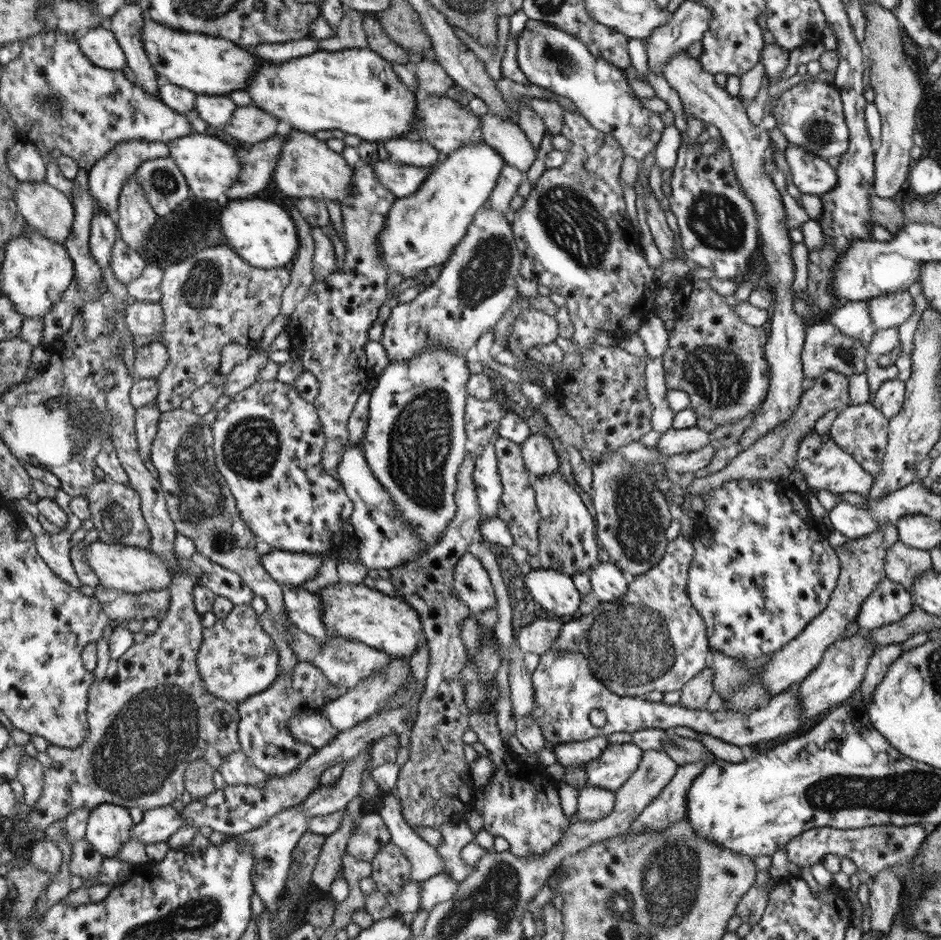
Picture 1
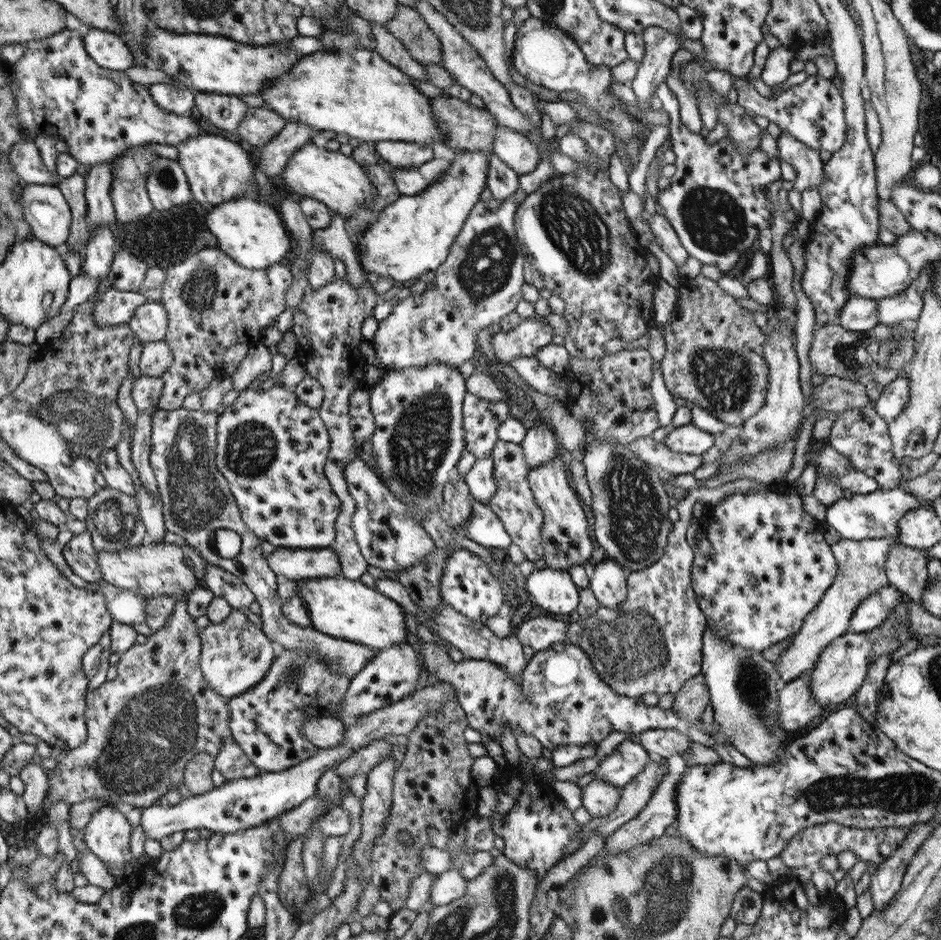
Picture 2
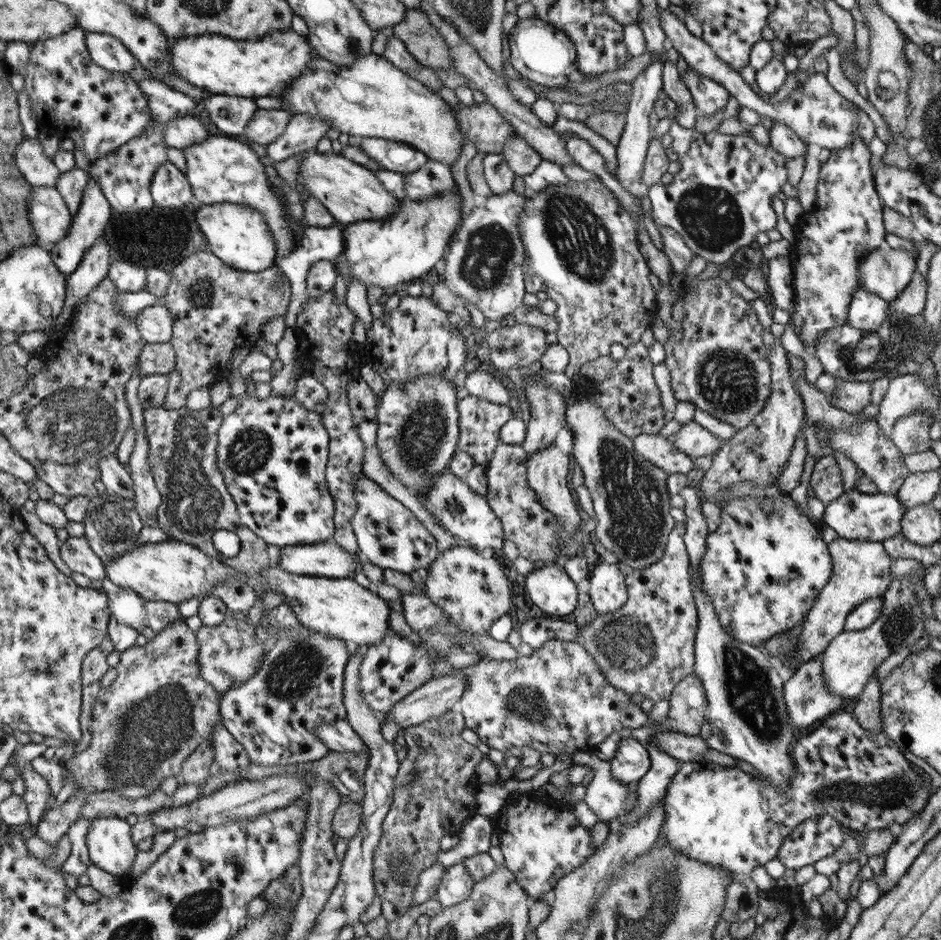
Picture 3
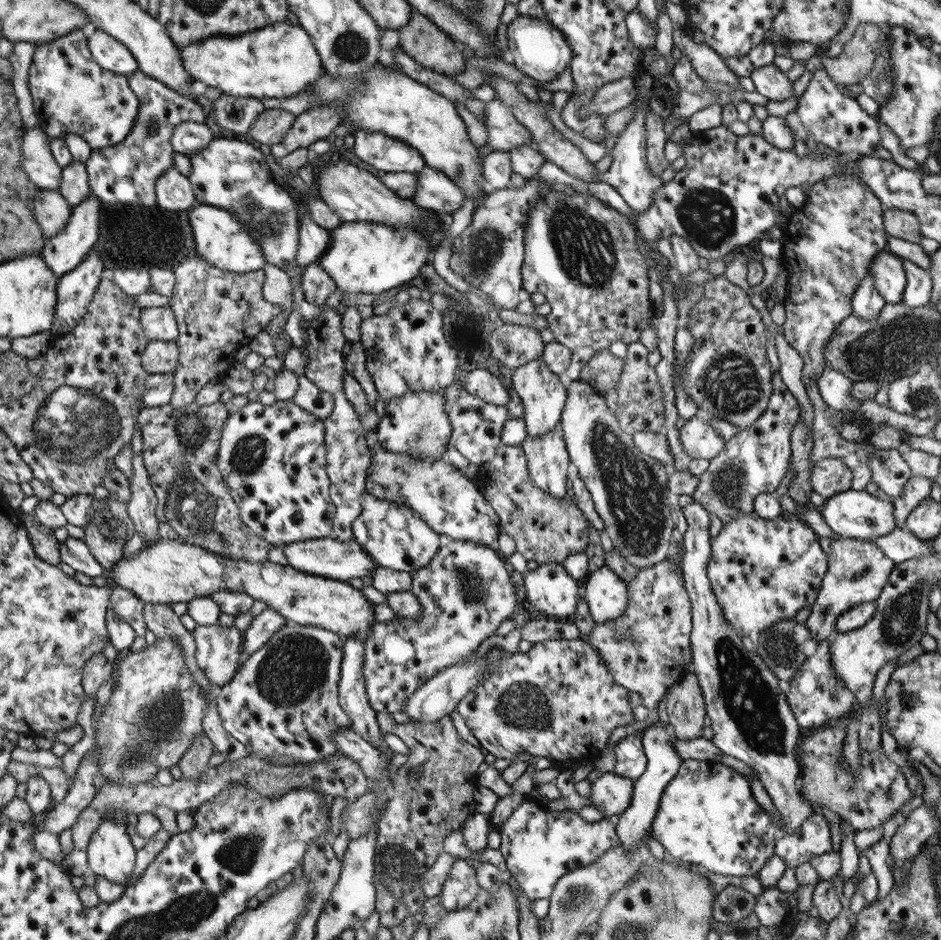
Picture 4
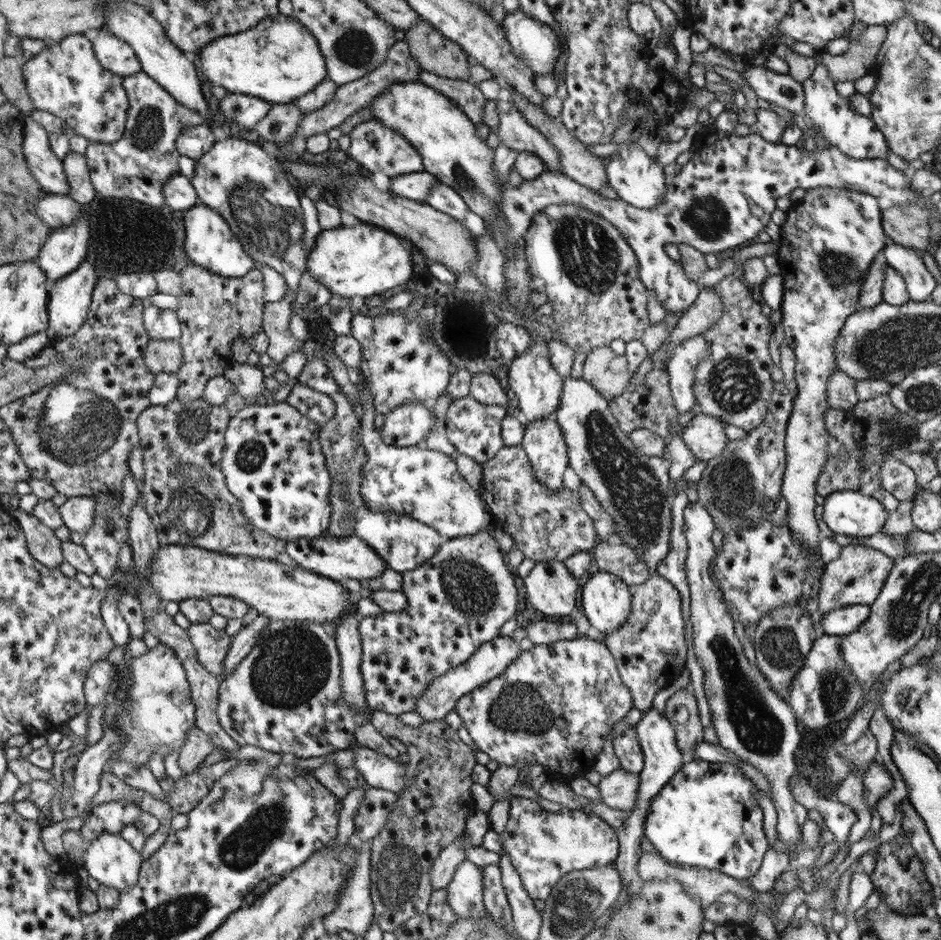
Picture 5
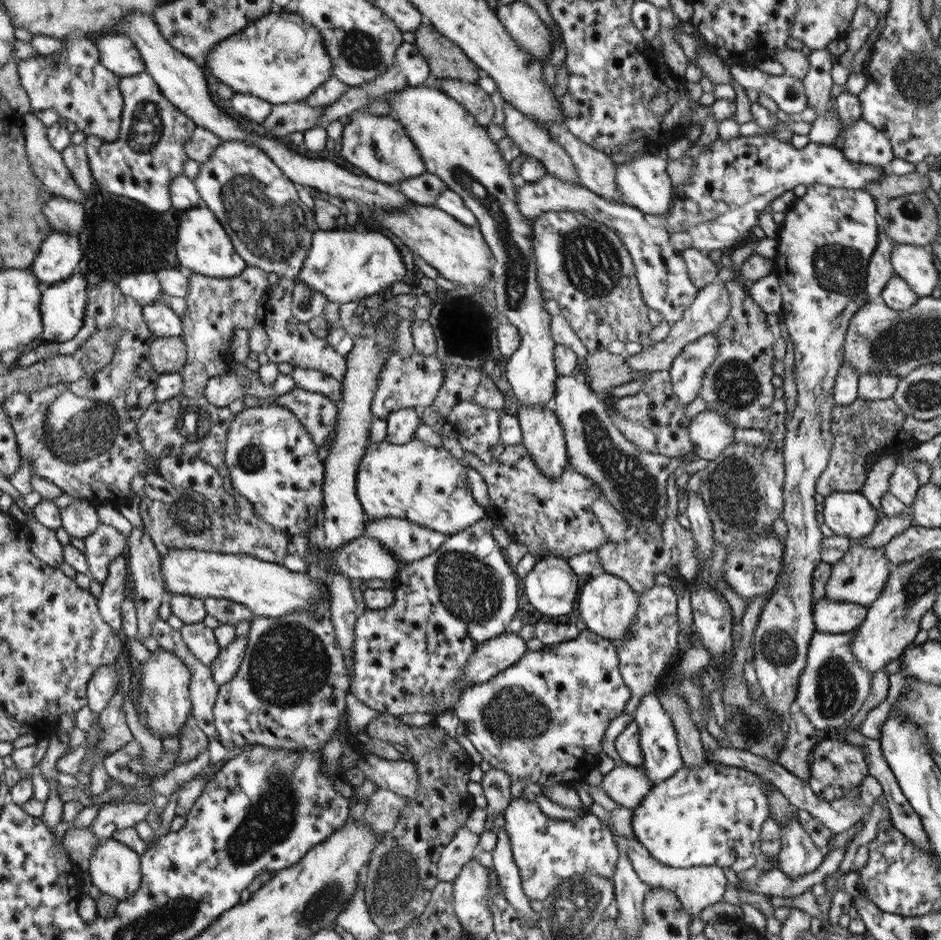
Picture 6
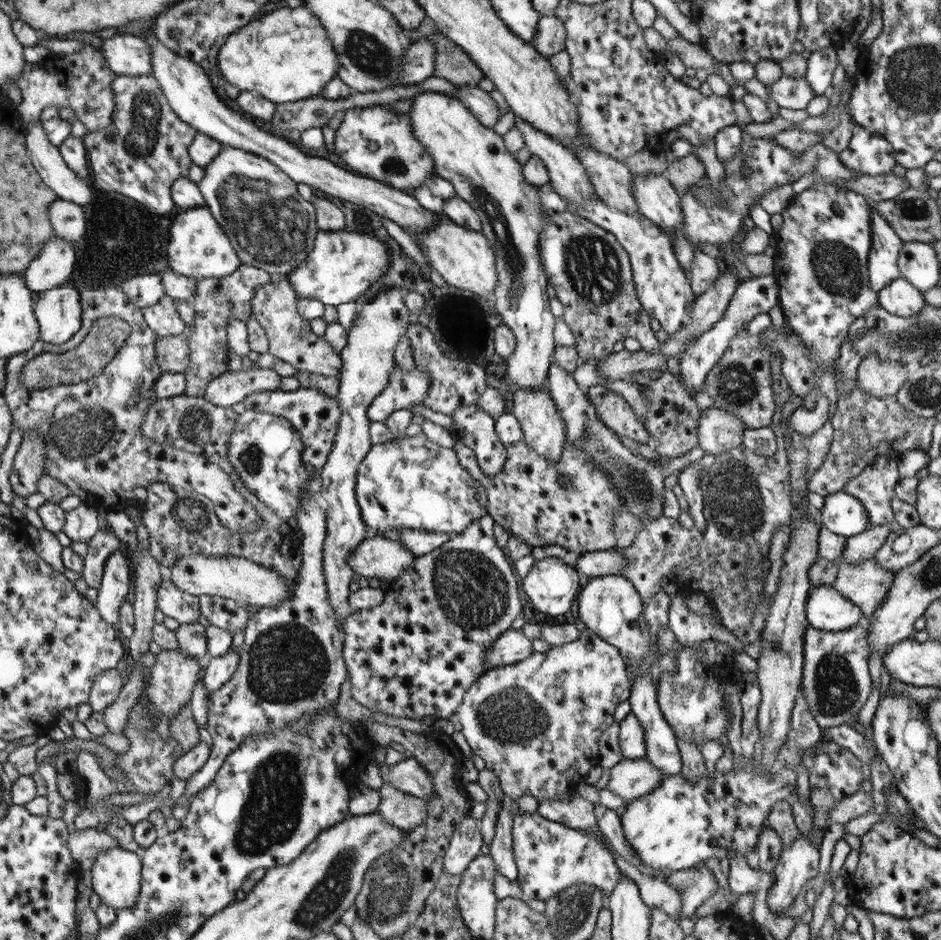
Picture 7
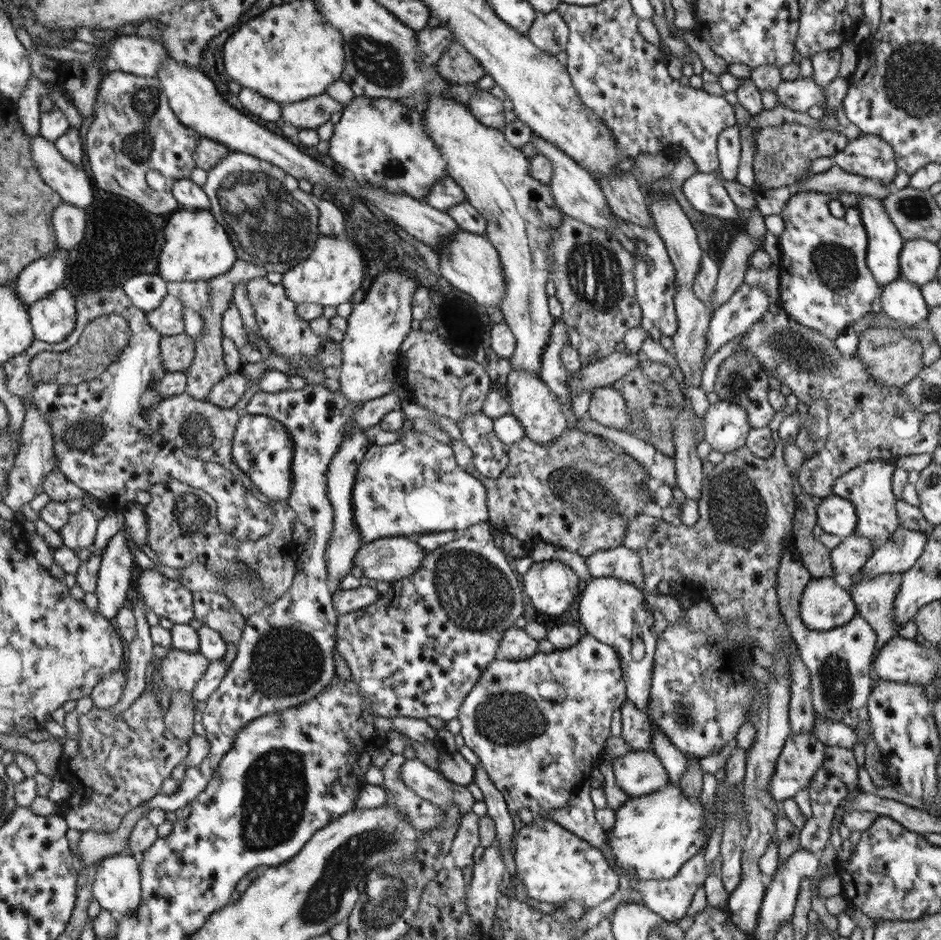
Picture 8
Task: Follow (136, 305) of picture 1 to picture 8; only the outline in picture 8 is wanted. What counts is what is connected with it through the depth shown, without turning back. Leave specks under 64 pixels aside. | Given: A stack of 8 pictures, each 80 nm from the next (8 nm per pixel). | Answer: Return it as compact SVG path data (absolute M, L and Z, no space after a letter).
M167 294L158 308L146 313L148 324L162 337L185 333L184 303L176 295Z

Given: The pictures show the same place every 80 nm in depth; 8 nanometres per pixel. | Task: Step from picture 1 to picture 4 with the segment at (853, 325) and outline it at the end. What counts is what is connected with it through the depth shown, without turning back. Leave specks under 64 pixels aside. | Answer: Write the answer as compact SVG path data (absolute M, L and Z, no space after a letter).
M867 275L862 279L858 288L855 289L852 297L853 315L868 320L879 317L880 310L885 307L887 302L880 296L879 290L876 290L874 278Z

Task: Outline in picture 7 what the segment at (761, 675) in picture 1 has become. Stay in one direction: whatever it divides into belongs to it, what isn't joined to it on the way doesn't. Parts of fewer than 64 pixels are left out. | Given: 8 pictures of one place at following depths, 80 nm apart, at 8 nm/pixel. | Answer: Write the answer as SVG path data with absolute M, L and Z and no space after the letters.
M873 556L858 564L847 564L841 559L838 560L838 564L839 569L836 580L832 582L833 587L836 587L842 596L848 597L856 606L859 606L862 609L864 621L870 623L875 610L887 597L888 591L893 585L895 573L882 568Z

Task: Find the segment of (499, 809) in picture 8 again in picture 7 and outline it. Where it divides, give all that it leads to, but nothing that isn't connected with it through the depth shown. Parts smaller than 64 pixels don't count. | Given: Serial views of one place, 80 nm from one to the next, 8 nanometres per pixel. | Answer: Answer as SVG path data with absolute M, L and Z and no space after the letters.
M504 800L500 806L502 810L498 812L495 835L489 852L493 856L498 872L510 880L517 880L517 864L513 857L512 816L506 804L508 800Z

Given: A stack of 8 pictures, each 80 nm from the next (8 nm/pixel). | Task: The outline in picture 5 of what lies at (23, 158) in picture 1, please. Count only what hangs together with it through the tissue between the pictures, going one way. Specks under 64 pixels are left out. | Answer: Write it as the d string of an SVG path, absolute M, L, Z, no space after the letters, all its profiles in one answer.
M26 116L23 146L26 162L34 178L41 183L44 193L69 194L69 179L62 170L62 160L48 144L48 132Z

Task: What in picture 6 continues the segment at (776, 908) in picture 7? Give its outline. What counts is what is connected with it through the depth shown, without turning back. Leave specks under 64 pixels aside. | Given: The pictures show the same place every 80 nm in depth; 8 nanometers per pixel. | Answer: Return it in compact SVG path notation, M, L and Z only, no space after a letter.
M794 806L789 822L781 828L781 851L779 865L776 867L791 878L798 878L818 870L822 864L823 855L814 845L810 835L798 823L798 810Z

